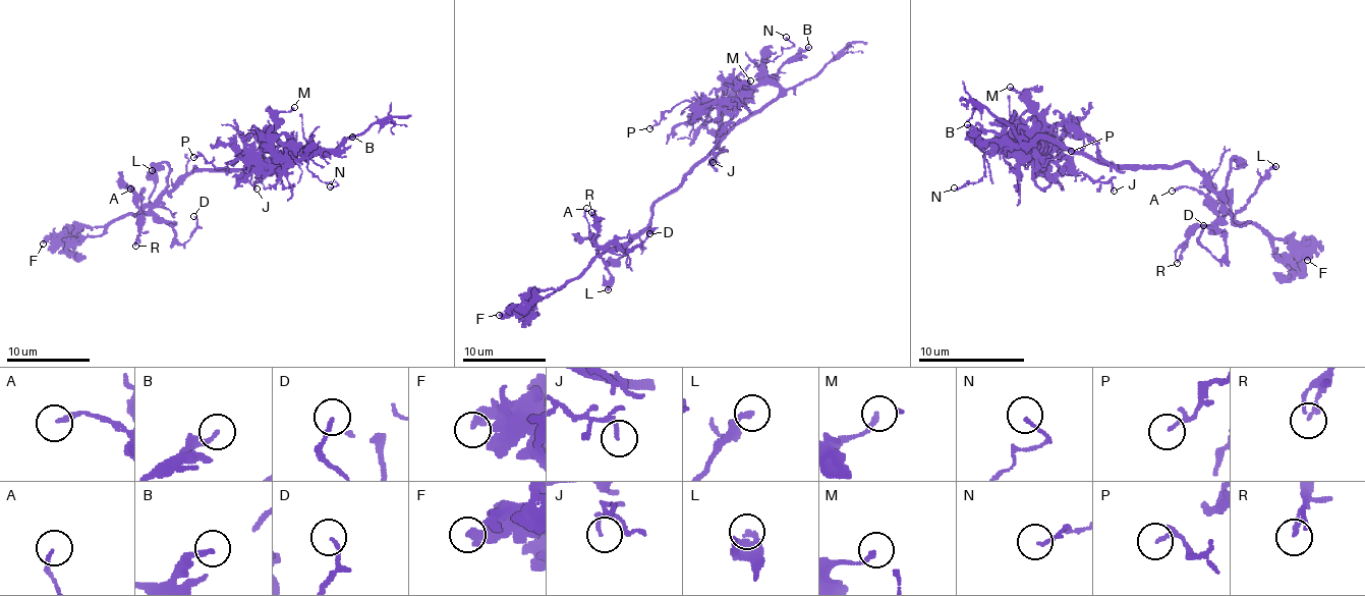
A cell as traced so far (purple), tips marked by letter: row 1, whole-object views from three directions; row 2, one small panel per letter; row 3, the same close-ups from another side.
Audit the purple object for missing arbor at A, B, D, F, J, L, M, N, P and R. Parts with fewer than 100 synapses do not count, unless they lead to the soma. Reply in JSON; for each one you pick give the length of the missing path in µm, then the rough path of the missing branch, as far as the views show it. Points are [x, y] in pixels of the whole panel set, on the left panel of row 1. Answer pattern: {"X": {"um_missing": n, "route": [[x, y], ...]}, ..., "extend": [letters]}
{"extend": []}

